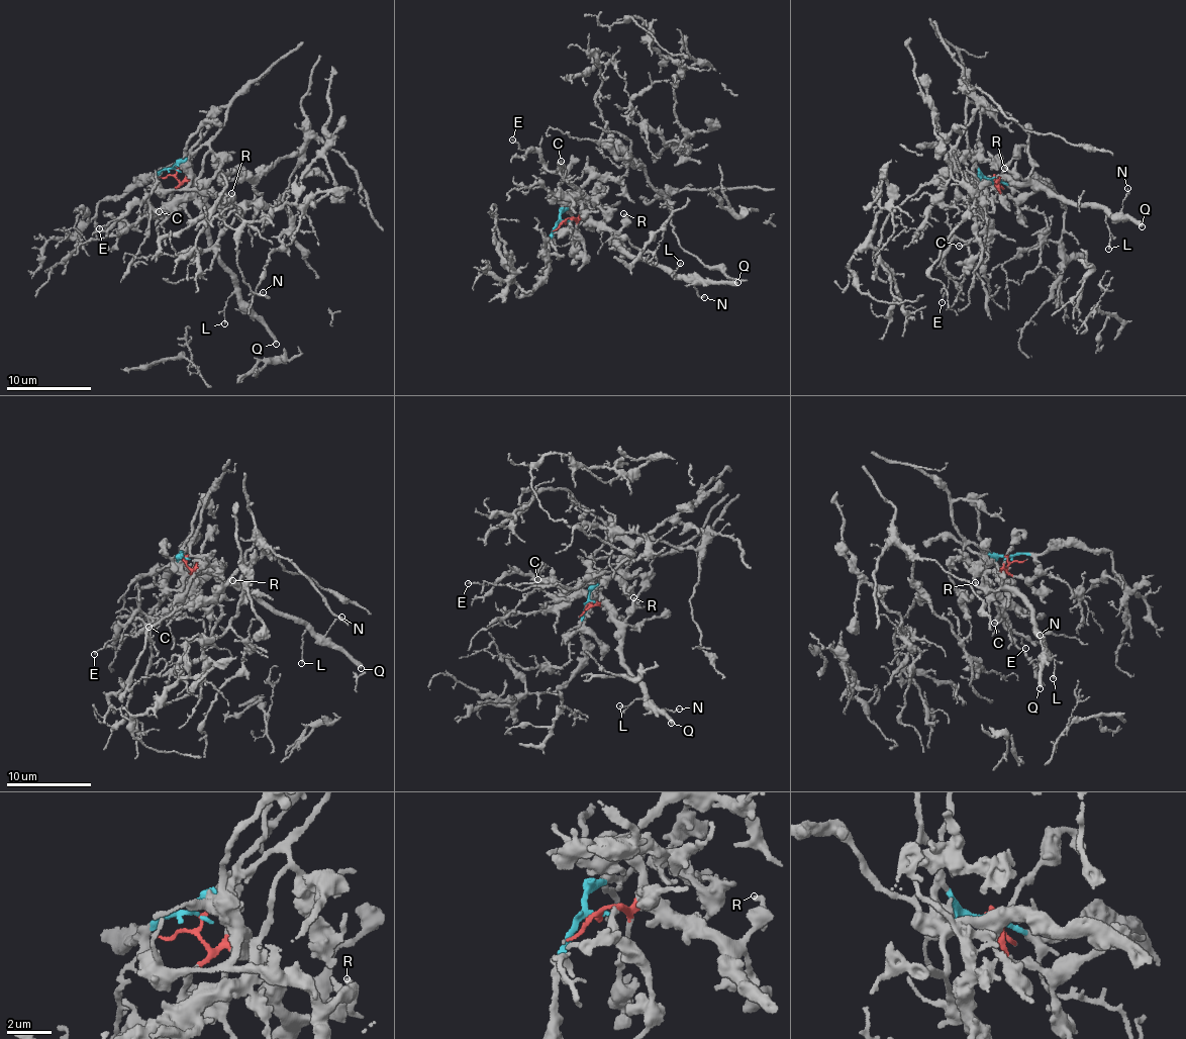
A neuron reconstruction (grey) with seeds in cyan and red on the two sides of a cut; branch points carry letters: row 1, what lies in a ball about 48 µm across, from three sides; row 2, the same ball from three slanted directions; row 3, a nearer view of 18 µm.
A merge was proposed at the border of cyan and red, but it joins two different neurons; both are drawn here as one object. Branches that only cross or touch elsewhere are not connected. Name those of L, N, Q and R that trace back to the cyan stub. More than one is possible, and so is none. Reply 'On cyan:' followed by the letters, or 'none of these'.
On cyan: none of these

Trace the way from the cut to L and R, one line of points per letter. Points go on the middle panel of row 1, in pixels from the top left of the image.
L: (562, 221), (585, 219), (611, 233), (611, 243), (617, 248), (673, 274), (681, 263)
R: (562, 221), (595, 221), (616, 231), (625, 217), (622, 213)

